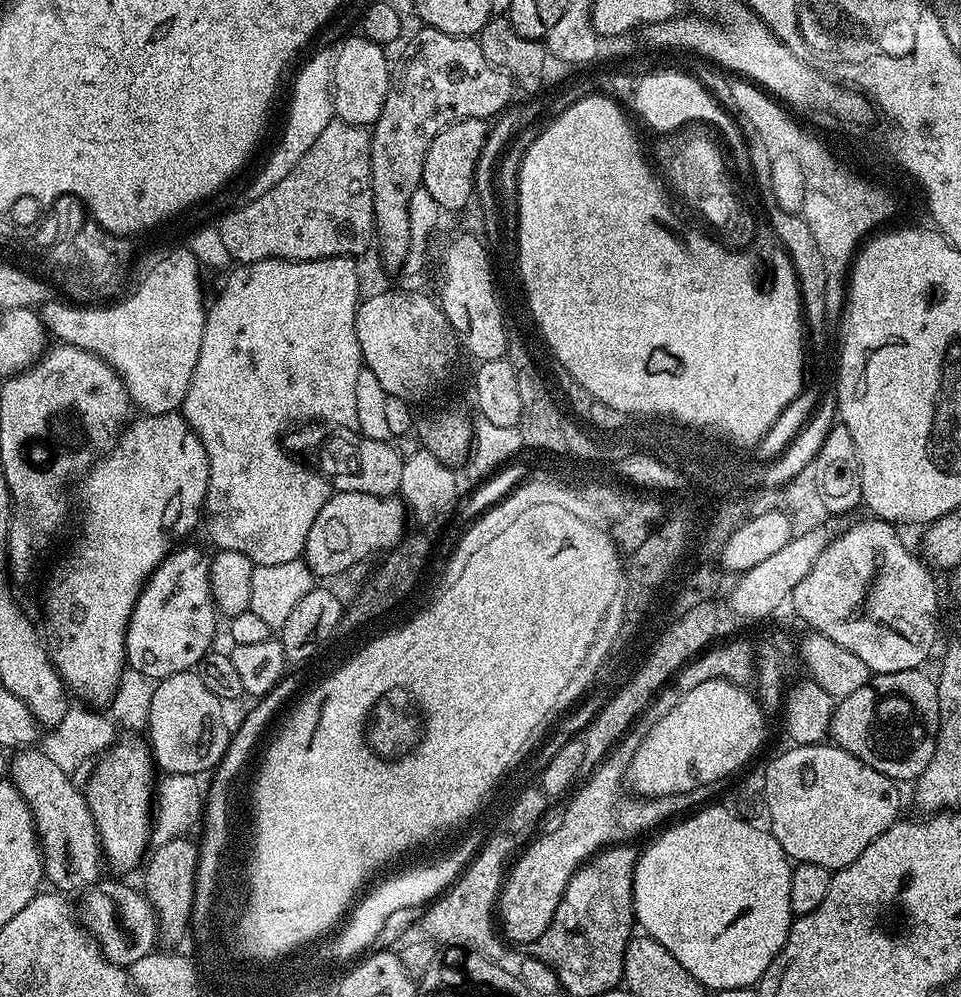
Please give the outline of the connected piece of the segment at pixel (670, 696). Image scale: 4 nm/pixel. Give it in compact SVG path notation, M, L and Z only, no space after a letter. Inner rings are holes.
M744 640L724 643L717 643L701 652L676 673L674 685L676 684L677 692L672 689L672 686L665 686L656 693L652 703L641 712L635 724L628 729L624 739L599 764L595 765L593 772L596 773L584 785L580 784L575 789L576 797L569 802L560 825L553 832L538 837L524 853L521 851L515 857L516 865L513 868L511 865L498 897L498 920L502 925L503 935L513 945L527 946L534 943L542 934L542 930L550 926L550 918L554 918L554 910L558 910L558 902L570 878L585 860L595 856L602 848L621 842L635 841L635 836L640 836L651 828L659 829L665 822L681 814L691 813L697 807L695 806L697 797L692 794L627 800L626 797L620 796L620 787L625 787L628 765L632 763L642 738L650 734L650 730L663 716L674 710L681 694L694 690L694 686L702 686L702 682L711 680L729 680L744 686L753 679L755 670L753 645L747 644ZM671 816L676 817L671 818ZM663 820L668 821L663 822Z

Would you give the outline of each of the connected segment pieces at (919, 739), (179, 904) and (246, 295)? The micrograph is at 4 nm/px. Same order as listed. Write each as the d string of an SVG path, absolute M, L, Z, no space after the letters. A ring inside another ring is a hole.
M920 668L901 672L877 672L866 686L862 686L862 690L854 690L854 694L838 701L832 715L830 740L836 747L854 754L854 758L866 762L866 766L886 774L890 779L912 782L922 774L922 770L926 770L926 766L930 766L930 758L934 758L939 725L938 690L933 677L928 677Z
M177 838L157 844L151 849L144 868L144 885L142 891L150 906L156 911L158 936L165 945L176 946L184 935L189 935L192 899L195 892L195 874L198 866L198 844L192 838ZM152 856L152 857L151 857ZM148 864L148 865L147 865Z
M335 256L325 260L263 260L233 267L227 273L229 276L224 289L217 294L213 304L211 301L204 317L204 333L198 350L198 362L194 366L194 374L182 409L184 421L196 431L196 437L202 442L208 459L208 485L204 495L202 524L203 527L208 527L208 536L217 544L217 549L238 550L238 554L246 554L246 558L250 558L253 565L278 566L280 563L301 559L304 555L306 534L310 534L314 518L318 518L318 513L322 511L322 506L326 506L330 495L330 485L326 477L315 467L312 469L299 464L296 461L299 459L282 447L282 437L293 426L308 426L318 422L314 420L325 420L326 423L332 424L328 426L355 426L358 422L354 382L358 382L362 361L356 333L356 309L362 299L362 293L360 272L356 269L356 263L351 256Z

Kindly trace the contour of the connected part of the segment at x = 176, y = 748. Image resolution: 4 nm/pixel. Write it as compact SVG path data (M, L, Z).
M195 670L170 674L155 685L150 700L146 740L157 769L168 774L196 776L216 767L227 752L230 735L223 725L220 702L210 694L210 690L206 690L206 682L202 682Z

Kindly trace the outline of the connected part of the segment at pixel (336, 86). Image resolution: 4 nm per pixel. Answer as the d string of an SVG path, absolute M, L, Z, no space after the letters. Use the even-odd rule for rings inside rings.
M356 34L344 40L336 48L332 98L335 119L353 124L359 128L376 123L378 114L386 102L390 79L390 60L383 47L370 42L363 34Z

